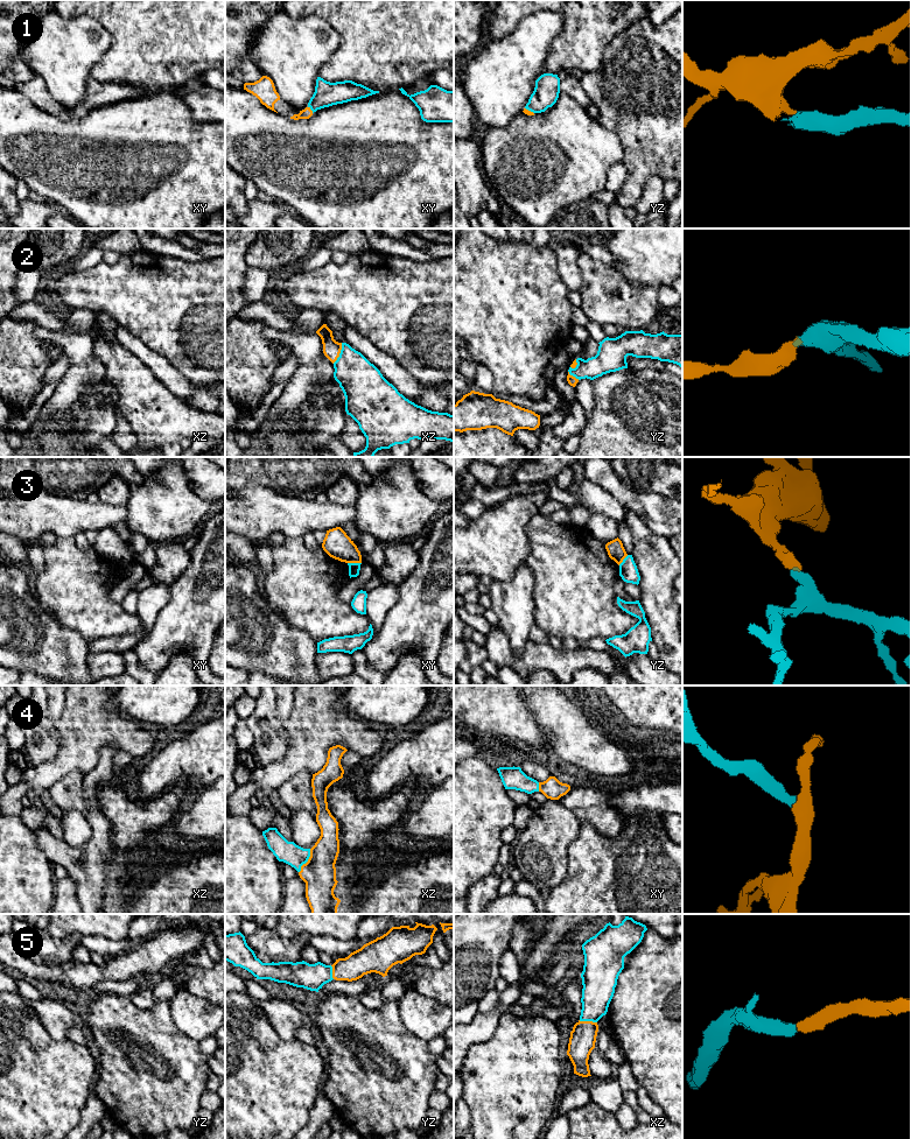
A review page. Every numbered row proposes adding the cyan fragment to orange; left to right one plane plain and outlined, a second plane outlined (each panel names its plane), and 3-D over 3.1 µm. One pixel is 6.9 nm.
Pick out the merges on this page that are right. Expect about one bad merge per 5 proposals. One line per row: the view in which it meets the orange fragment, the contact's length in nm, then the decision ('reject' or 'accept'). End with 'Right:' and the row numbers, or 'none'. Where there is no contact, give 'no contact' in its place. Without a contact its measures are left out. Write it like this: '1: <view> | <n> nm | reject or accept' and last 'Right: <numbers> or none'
1: xy | 60 nm | accept
2: xz | 160 nm | accept
3: xy | 100 nm | reject
4: xz | 190 nm | accept
5: xz | 130 nm | accept
Right: 1, 2, 4, 5

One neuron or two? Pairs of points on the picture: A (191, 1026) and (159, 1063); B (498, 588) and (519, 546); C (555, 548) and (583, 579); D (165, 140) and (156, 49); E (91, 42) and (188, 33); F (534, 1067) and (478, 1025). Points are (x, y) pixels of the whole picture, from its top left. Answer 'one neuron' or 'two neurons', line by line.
A: two neurons
B: two neurons
C: one neuron
D: two neurons
E: two neurons
F: two neurons

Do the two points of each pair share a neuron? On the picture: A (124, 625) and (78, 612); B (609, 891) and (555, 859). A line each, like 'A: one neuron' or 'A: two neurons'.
A: one neuron
B: two neurons

